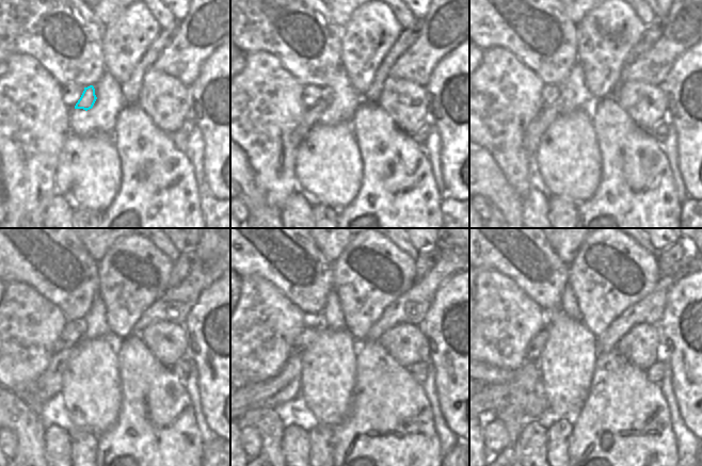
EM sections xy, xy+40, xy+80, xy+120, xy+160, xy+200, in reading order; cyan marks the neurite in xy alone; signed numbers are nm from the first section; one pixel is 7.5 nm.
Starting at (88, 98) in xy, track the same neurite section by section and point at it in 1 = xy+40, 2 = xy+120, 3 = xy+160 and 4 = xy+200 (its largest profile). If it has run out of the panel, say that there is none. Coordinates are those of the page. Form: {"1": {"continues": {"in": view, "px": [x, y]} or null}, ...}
{"1": {"continues": {"in": "xy+40", "px": [310, 116]}}, "2": {"continues": {"in": "xy+120", "px": [48, 385]}}, "3": {"continues": {"in": "xy+160", "px": [285, 386]}}, "4": {"continues": {"in": "xy+200", "px": [491, 398]}}}

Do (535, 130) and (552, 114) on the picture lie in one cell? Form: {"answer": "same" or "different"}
{"answer": "same"}

